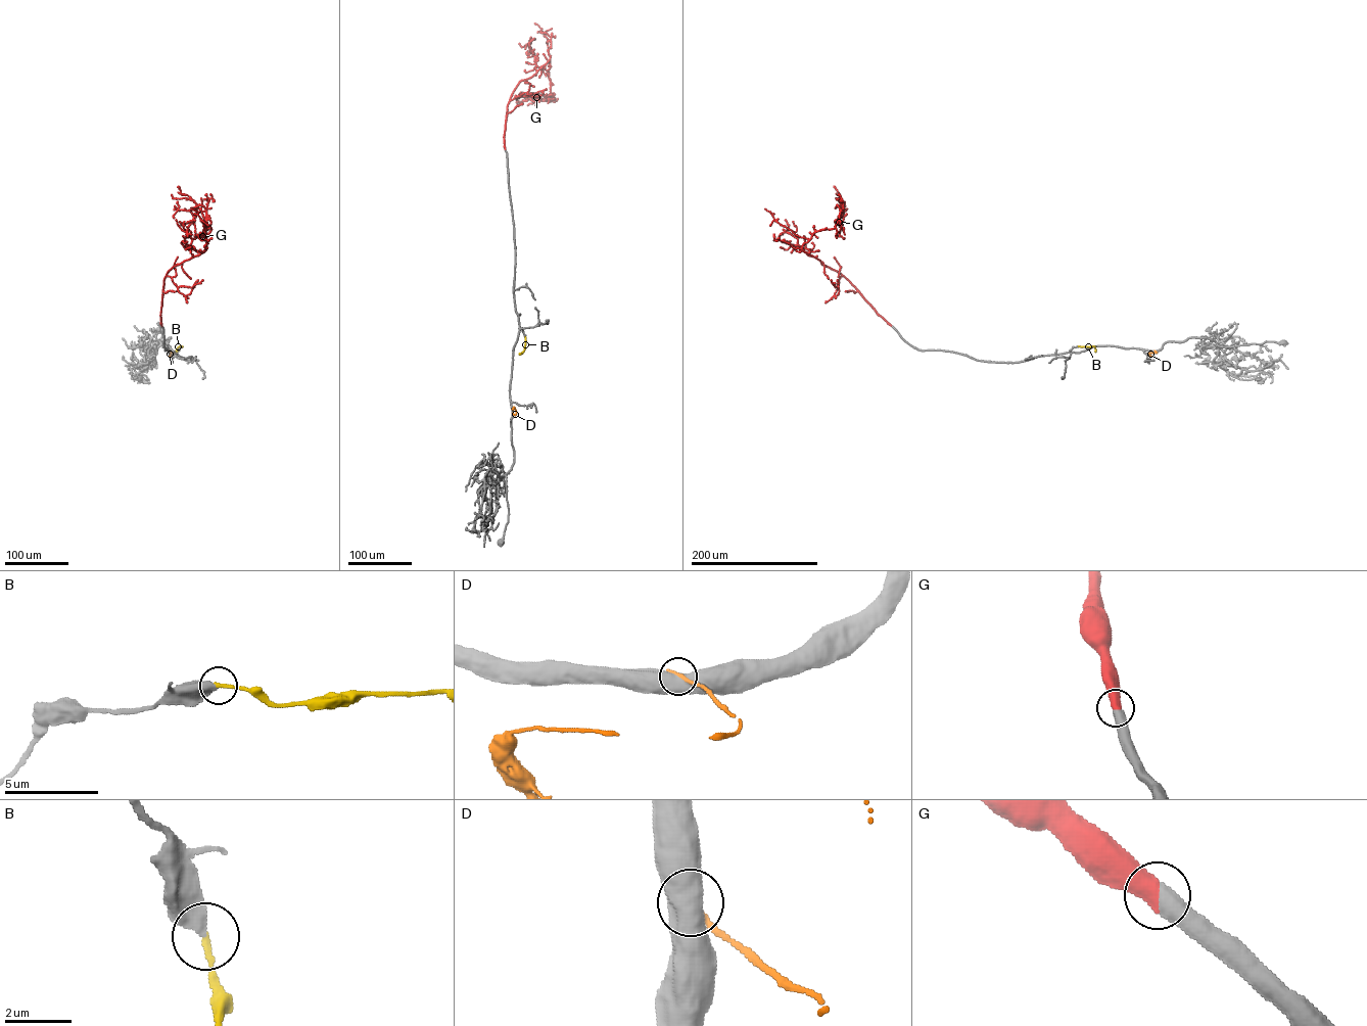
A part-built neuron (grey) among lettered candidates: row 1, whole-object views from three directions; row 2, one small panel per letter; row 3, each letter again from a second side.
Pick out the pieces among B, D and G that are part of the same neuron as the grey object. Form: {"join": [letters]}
{"join": ["B", "G"]}

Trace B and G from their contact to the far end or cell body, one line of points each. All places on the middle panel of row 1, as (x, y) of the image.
B: (525, 336), (521, 354)
G: (505, 149), (507, 107), (512, 93), (520, 82), (549, 59), (550, 99), (537, 101), (547, 93)

